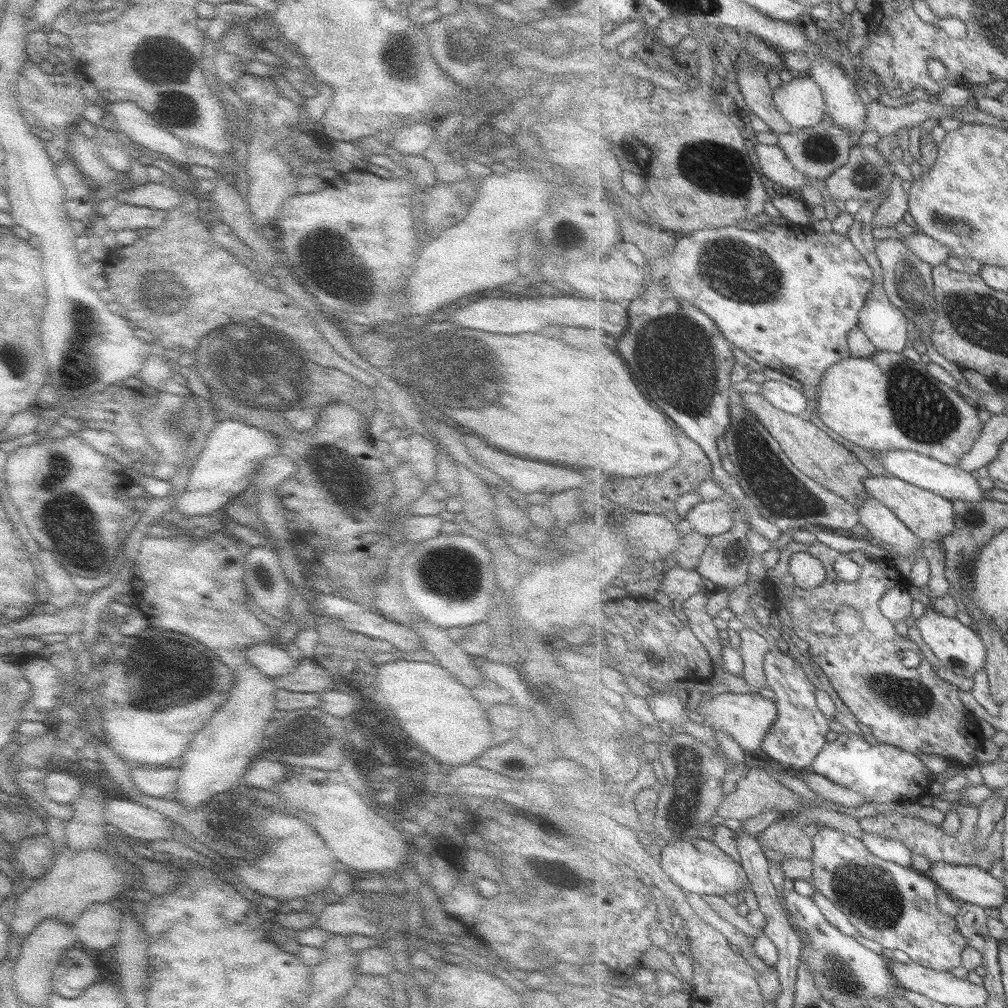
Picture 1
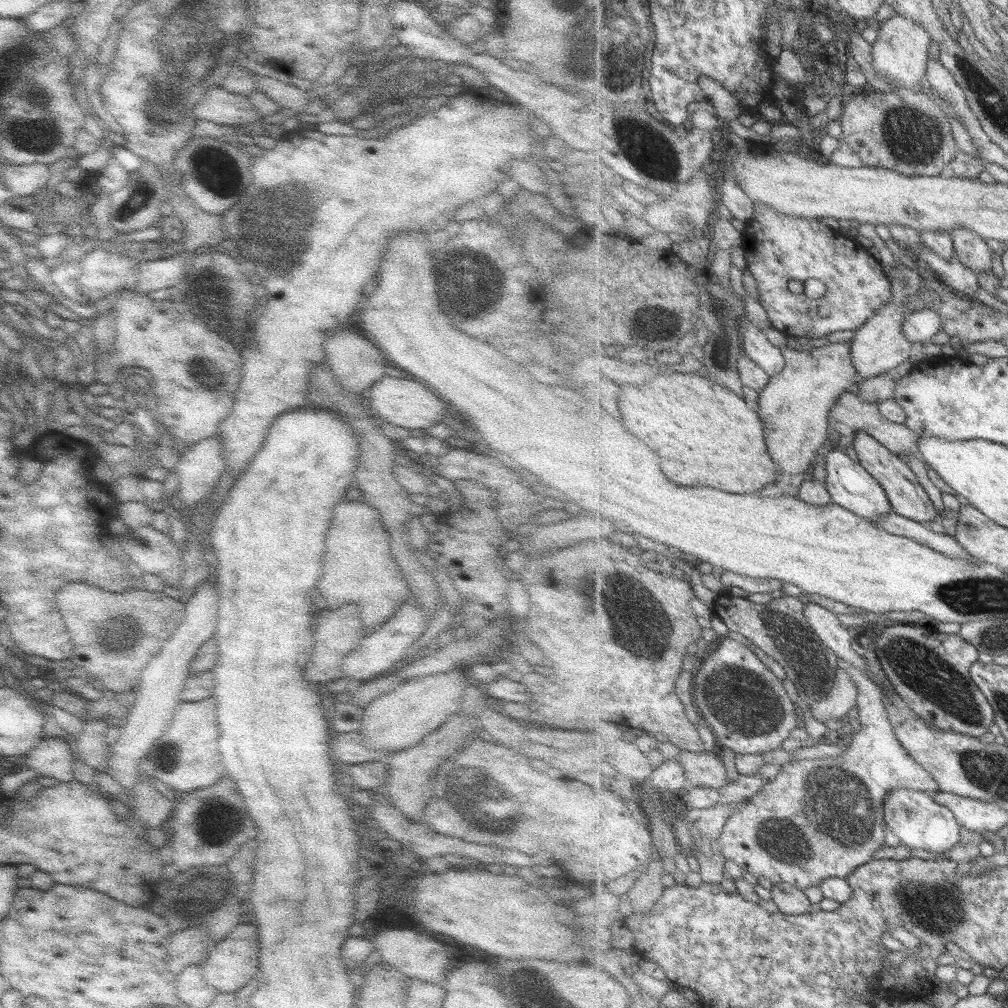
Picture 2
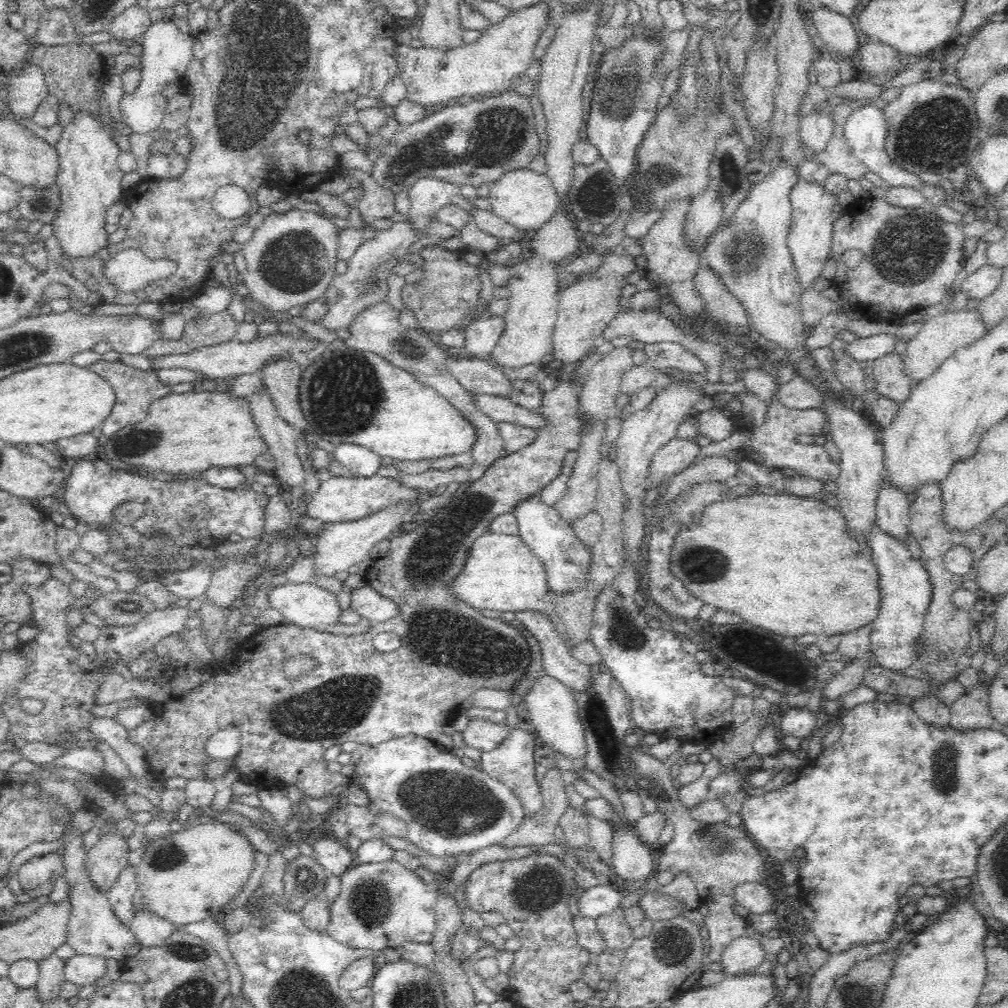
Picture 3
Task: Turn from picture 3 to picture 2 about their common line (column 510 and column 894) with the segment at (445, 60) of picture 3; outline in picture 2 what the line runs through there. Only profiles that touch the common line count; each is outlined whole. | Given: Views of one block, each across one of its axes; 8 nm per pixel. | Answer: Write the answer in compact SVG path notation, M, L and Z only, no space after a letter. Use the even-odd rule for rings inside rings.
M894 14L880 23L878 36L872 45L872 61L876 71L885 77L894 88L908 88L921 92L921 80L926 78L929 51L935 45L929 31L917 22Z

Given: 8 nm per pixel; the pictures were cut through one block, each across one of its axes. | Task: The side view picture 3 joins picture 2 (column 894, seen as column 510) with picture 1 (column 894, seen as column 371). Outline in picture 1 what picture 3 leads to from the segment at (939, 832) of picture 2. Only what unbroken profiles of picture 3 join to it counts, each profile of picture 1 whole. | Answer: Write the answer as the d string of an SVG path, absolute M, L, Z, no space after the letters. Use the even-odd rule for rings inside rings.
M848 731L838 734L837 739L824 746L812 763L811 770L863 794L869 802L876 802L882 808L897 807L905 802L918 802L923 796L931 796L929 786L934 781L927 766L921 764L918 754L884 743L871 746L862 737Z

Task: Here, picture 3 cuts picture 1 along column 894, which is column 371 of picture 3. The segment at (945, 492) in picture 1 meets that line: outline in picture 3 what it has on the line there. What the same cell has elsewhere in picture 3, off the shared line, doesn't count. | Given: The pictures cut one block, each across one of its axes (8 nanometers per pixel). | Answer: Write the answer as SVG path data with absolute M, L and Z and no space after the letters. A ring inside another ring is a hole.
M340 443L331 455L348 472L348 476L371 477L377 474L381 457L358 444Z

